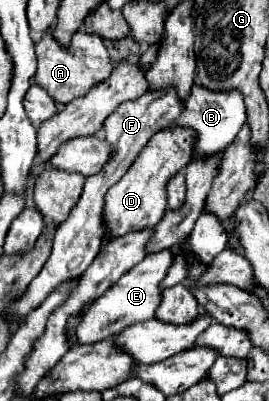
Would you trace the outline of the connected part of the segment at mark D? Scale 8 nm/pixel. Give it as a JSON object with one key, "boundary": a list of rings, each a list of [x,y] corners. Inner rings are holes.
{"boundary":[[[182,127],[158,131],[158,135],[154,135],[146,143],[138,159],[126,171],[126,175],[106,193],[104,223],[106,223],[106,233],[110,237],[150,229],[162,219],[166,211],[166,183],[172,175],[176,175],[190,163],[192,145],[194,145],[194,131]]]}

